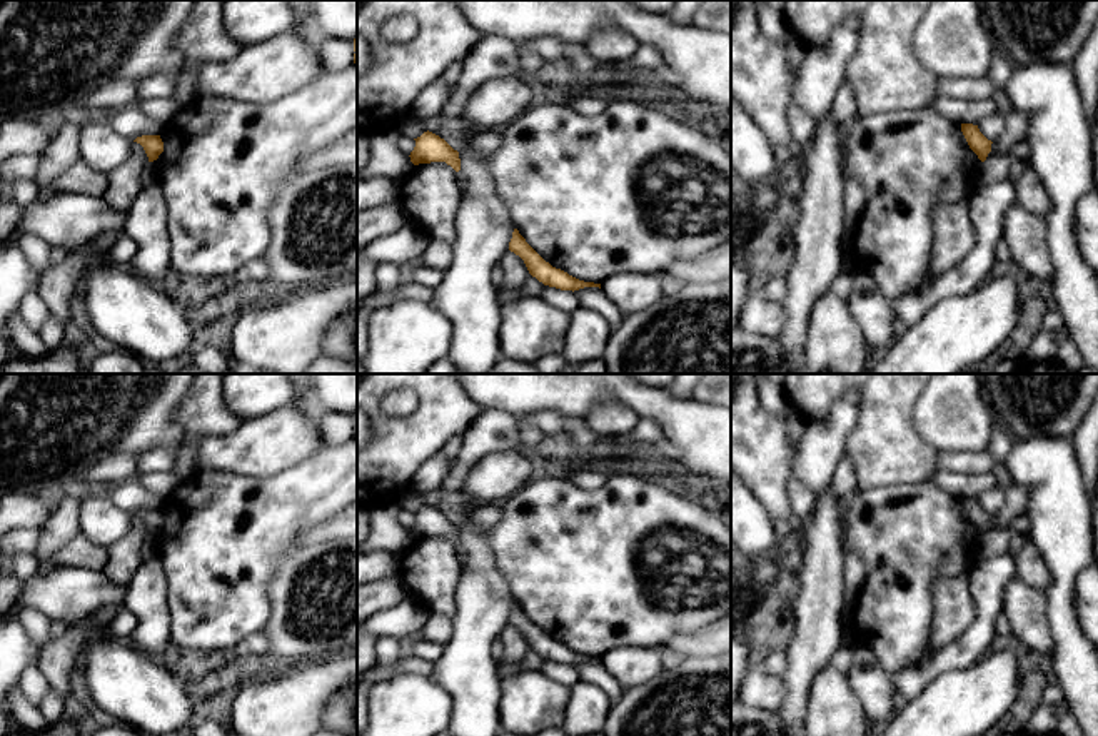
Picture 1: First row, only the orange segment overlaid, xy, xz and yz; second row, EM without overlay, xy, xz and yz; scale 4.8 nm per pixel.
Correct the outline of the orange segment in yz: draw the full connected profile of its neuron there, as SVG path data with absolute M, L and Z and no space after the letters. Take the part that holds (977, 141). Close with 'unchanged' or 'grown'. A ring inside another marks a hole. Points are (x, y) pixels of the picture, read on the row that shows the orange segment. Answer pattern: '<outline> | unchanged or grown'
M961 124L961 132L970 145L970 149L978 155L981 162L986 160L991 152L991 140L988 140L973 124Z | unchanged

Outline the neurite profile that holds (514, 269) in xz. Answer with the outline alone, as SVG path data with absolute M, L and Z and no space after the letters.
M507 250L501 259L504 280L501 289L516 290L524 285L527 277L531 275L524 260L514 252Z

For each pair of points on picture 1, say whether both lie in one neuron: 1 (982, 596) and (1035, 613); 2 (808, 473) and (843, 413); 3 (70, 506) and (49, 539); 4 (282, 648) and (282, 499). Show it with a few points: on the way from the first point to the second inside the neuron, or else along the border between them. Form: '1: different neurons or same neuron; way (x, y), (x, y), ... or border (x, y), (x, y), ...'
1: different neurons; border (1015, 574), (1003, 591), (1002, 611)
2: same neuron; way (816, 458), (823, 441), (835, 428)
3: same neuron; way (67, 514), (65, 523), (57, 531)
4: different neurons; border (304, 546), (272, 578), (269, 603)

